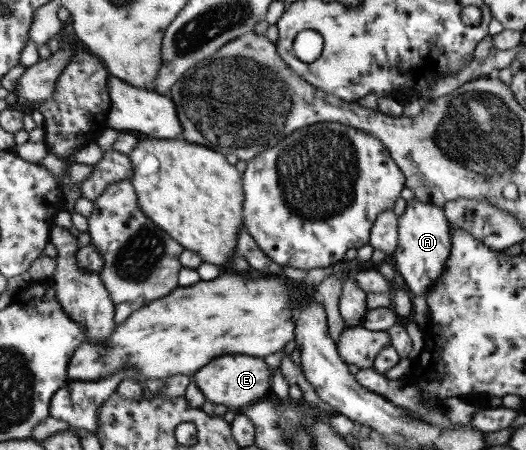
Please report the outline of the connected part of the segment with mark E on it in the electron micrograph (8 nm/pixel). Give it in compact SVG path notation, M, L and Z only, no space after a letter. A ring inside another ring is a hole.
M245 354L223 356L223 358L217 358L215 362L211 362L211 366L205 366L203 370L199 370L197 386L203 390L206 400L209 402L234 409L264 400L271 392L275 392L271 370L273 369L267 366L267 362L263 358L253 358L253 356L245 356Z

